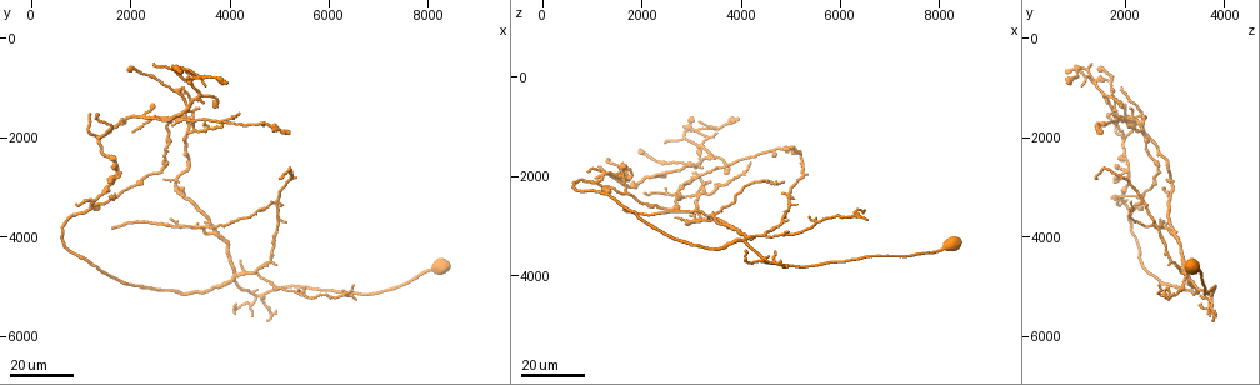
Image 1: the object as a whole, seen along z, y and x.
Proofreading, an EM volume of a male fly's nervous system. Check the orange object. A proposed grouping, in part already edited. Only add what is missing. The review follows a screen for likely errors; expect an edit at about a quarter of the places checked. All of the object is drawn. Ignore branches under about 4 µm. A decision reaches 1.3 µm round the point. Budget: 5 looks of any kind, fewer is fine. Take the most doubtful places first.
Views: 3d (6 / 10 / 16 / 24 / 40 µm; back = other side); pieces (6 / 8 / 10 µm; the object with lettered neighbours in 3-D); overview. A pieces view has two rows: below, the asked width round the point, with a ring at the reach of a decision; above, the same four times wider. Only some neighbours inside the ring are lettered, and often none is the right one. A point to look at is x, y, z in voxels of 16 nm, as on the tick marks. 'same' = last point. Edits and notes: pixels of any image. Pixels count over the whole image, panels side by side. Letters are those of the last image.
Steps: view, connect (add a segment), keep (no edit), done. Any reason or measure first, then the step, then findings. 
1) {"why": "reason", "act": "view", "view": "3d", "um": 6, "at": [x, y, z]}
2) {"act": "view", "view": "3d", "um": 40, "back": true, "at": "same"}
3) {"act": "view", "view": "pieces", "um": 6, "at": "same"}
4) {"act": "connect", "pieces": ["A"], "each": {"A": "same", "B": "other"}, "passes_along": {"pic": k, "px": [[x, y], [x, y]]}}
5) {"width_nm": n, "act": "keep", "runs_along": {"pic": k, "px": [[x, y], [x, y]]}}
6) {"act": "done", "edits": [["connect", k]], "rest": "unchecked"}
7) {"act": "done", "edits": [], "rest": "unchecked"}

{"why": "free end", "act": "view", "view": "3d", "um": 16, "at": [1600, 3850, 2700]}

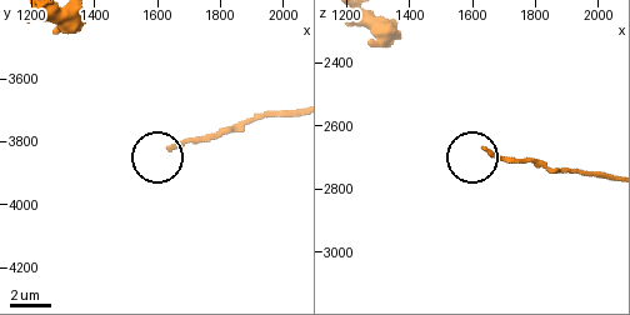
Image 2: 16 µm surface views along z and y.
{"why": "see the neighbours", "act": "view", "view": "pieces", "um": 10, "at": [1650, 3820, 2680]}

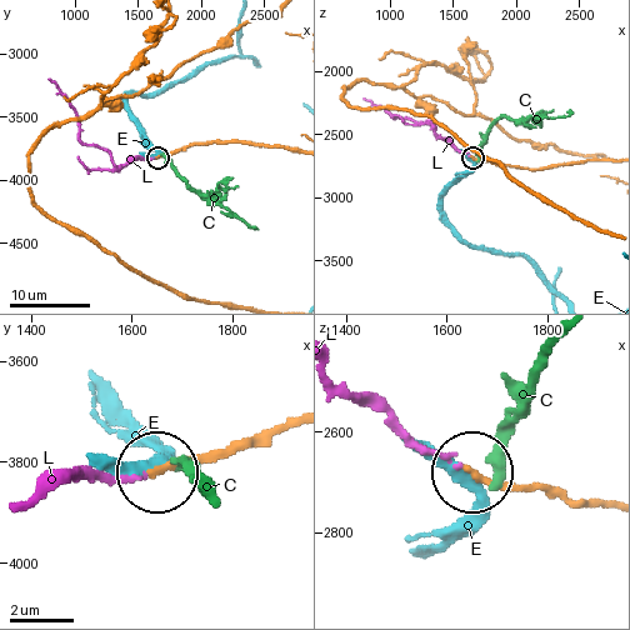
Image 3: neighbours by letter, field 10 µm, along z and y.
{"act": "connect", "pieces": ["L"], "each": {"C": "other", "E": "other", "L": "same"}, "passes_along": {"pic": 3, "px": [[549, 493], [495, 484], [430, 455], [341, 388]]}, "found": "the neuron continues"}

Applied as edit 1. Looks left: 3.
{"why": "branch stops here", "act": "view", "view": "3d", "um": 16, "at": [1100, 3250, 2050]}

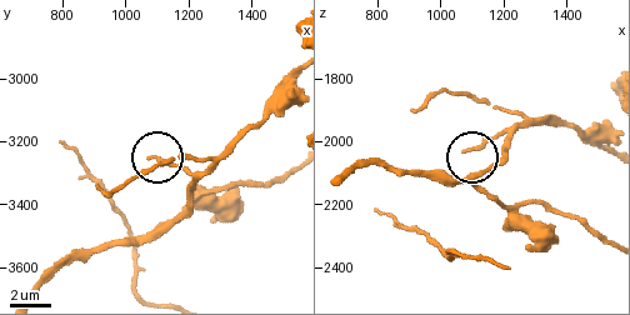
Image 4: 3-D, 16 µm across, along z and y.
{"act": "view", "view": "pieces", "um": 10, "at": [1070, 3240, 2030]}

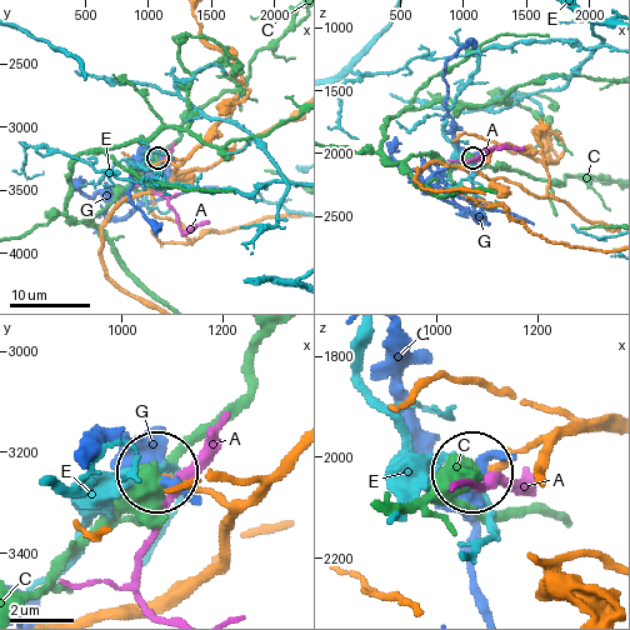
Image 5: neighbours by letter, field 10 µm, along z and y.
{"act": "keep", "each": {"A": "other", "C": "other", "E": "other", "G": "other"}, "found": "no lettered segment goes on from it"}

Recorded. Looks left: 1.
{"act": "done", "edits": [["connect", 3]], "rest": "unchecked"}

